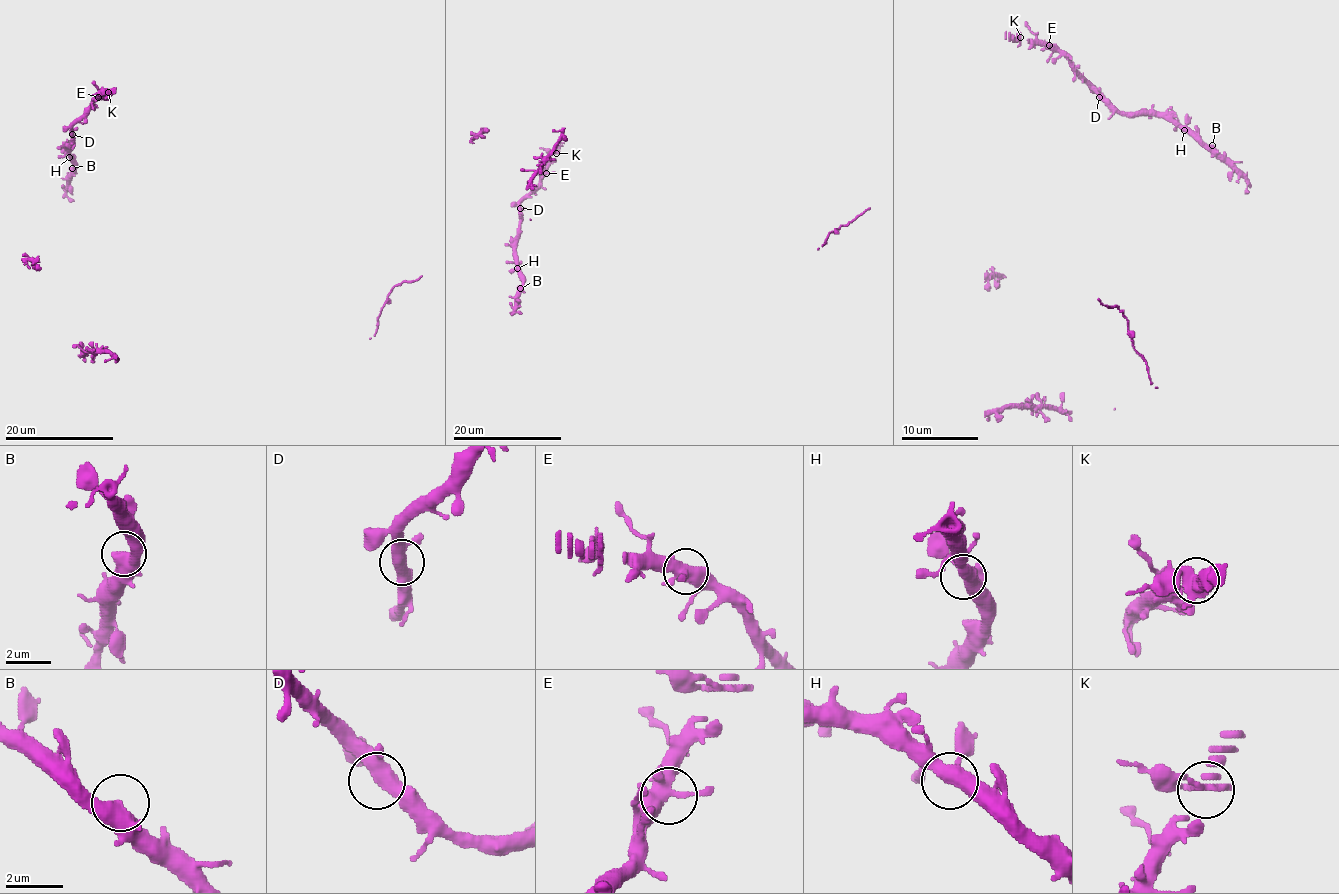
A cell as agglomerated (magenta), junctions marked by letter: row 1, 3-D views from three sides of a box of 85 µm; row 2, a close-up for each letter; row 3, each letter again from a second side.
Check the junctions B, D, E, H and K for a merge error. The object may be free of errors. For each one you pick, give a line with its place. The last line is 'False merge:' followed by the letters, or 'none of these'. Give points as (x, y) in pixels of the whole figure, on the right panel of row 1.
K: (1020, 37)
False merge: K

